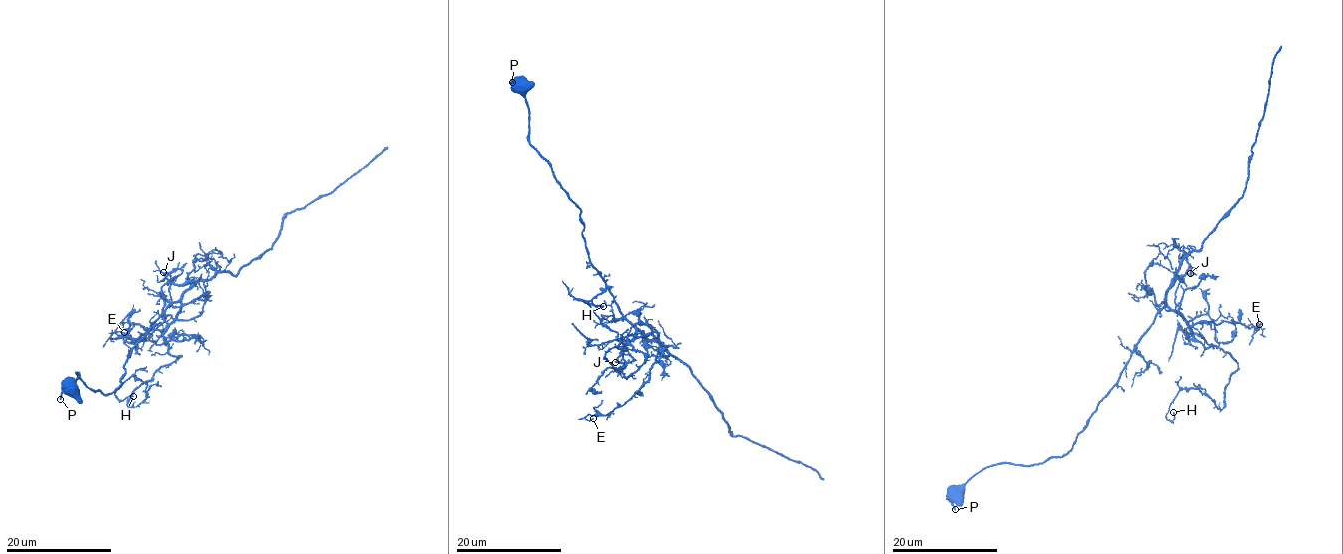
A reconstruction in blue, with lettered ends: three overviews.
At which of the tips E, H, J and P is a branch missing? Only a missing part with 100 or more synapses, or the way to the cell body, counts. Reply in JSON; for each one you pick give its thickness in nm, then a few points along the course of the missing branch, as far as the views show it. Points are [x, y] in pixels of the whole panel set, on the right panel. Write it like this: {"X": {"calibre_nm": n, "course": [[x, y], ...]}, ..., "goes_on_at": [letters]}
{"goes_on_at": []}

